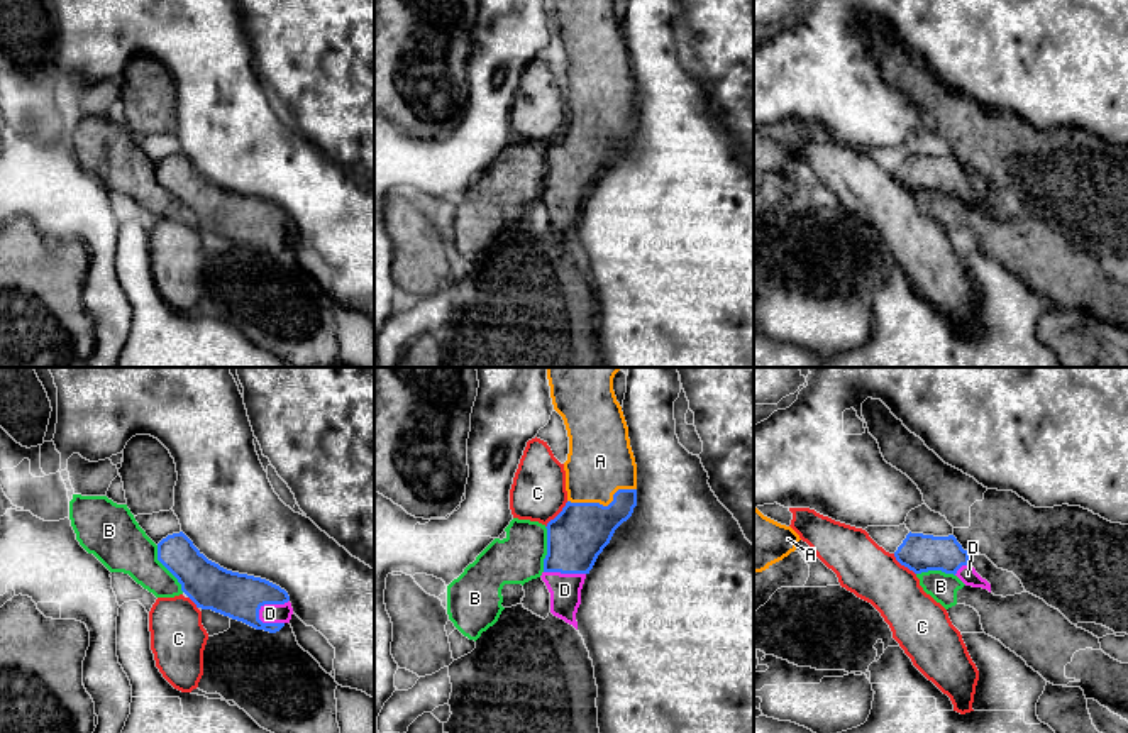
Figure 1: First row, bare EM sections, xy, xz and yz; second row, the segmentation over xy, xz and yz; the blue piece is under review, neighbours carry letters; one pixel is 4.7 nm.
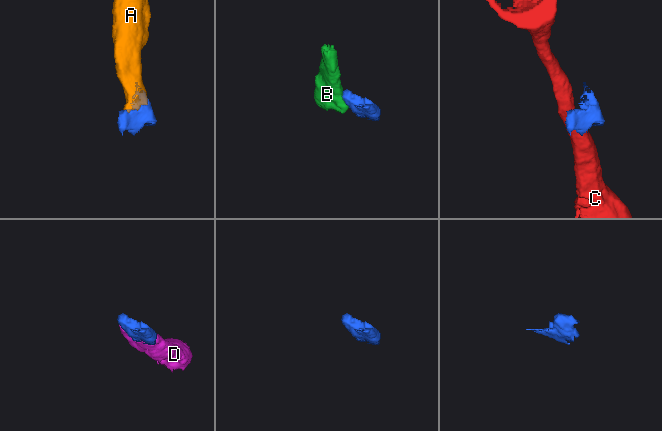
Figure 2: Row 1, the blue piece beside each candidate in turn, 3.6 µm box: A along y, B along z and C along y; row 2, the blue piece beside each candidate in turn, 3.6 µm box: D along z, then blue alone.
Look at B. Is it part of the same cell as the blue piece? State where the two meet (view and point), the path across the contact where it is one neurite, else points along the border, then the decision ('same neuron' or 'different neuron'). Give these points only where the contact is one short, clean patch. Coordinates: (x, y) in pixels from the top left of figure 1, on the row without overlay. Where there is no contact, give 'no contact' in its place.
meets blue in xy at (166, 188); border along xy (156, 166), (156, 180), (183, 212); different neuron

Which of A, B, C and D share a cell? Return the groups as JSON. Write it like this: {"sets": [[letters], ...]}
{"sets": [["A", "D"], ["B"], ["C"]]}

